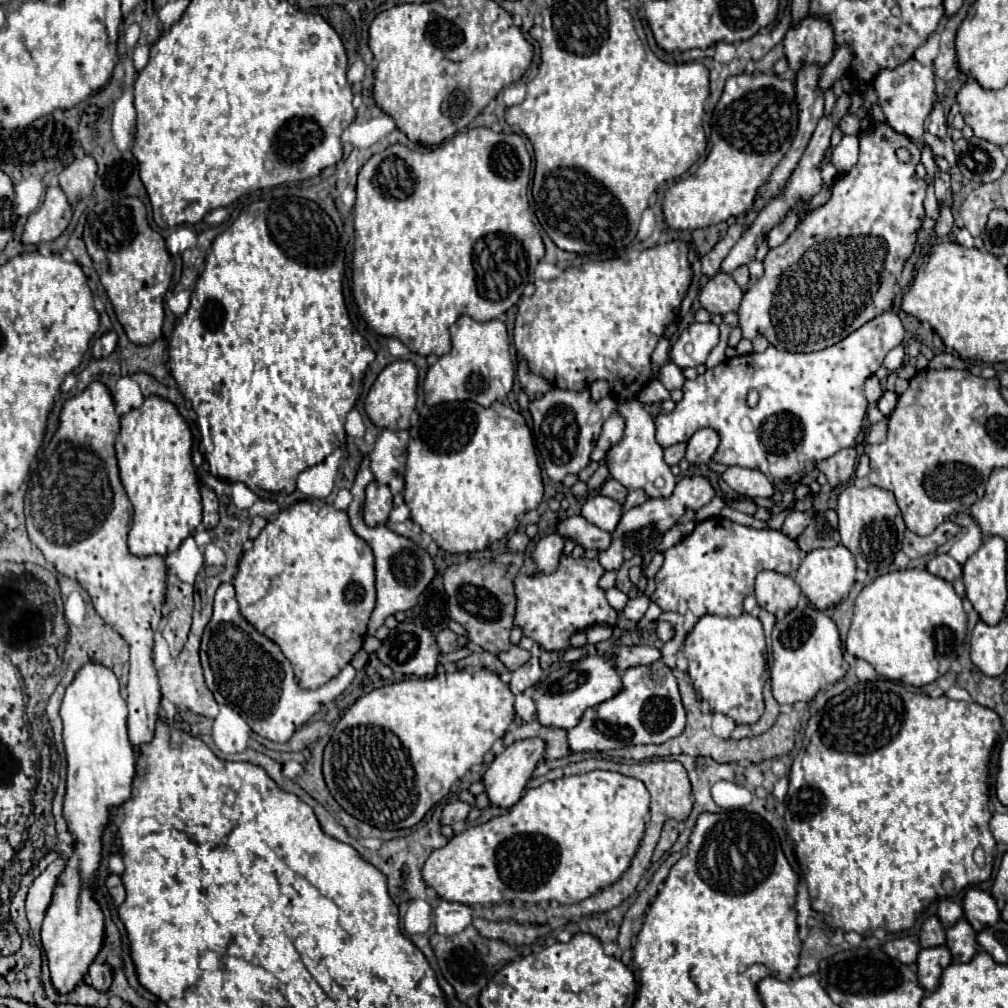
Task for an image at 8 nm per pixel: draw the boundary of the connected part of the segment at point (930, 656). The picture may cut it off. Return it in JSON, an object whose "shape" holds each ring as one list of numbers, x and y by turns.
{"shape":[[904,569,880,575,870,585,866,585,854,605,852,627,846,639,846,651,858,659,868,661,882,677,902,681,914,687,934,683,942,677,952,661,958,657,958,645,966,635,966,613,962,609,962,599,956,595,952,583,930,575,926,569]]}

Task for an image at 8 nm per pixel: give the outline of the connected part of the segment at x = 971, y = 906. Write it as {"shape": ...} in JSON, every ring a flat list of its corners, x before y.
{"shape":[[974,887,966,891,964,901,962,901,962,909,964,909,966,921,972,925,972,929,976,933,994,925,1000,919,1000,911,998,911,994,897,990,893,974,889]]}

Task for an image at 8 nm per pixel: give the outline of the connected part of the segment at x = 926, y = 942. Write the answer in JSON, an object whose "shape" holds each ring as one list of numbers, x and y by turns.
{"shape":[[936,915,928,917,920,929,920,947,936,947,944,943,946,943,946,935,938,917]]}

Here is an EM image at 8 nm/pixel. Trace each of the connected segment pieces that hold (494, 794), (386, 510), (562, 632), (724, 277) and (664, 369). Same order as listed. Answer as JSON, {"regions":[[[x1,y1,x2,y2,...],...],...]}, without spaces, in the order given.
{"regions":[[[524,739,506,747,506,751,500,753,482,775,490,805,510,809,522,797,522,791,540,759,542,743,538,743,538,739]],[[372,481,366,487,366,505,364,505,364,521,374,525,384,525,388,521,388,515,392,511,392,493,388,485,380,485,378,481]],[[526,555,524,567,514,581,518,597,514,623,524,629,526,637,532,637,546,651,566,651,570,635,592,625,616,625,616,611,608,605,606,593,598,587,598,579,602,577,604,569,596,559,574,559,562,555,556,573,530,577,532,571,534,563,530,555]],[[718,271,702,289,700,289,700,305,712,315,726,315,736,311,742,301,742,289,732,279,732,275]],[[666,363,666,365,660,367,658,381,660,381,668,391,674,391,674,389,682,389,682,385,684,385,686,379,684,379,680,367,674,367,674,363]]]}

